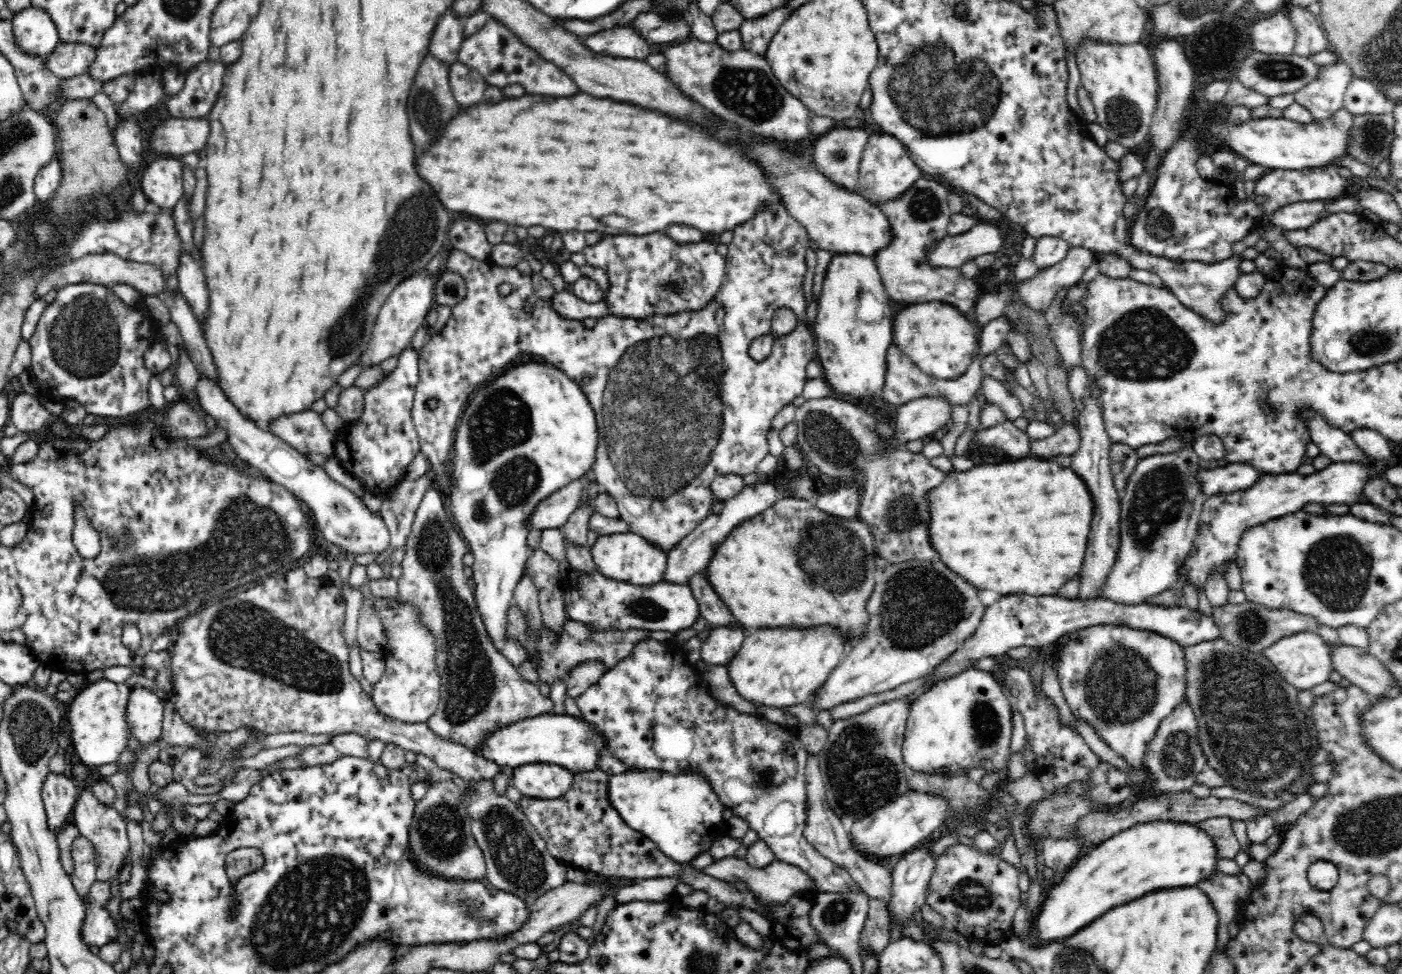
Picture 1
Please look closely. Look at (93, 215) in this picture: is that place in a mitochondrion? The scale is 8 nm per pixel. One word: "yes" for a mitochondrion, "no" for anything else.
no

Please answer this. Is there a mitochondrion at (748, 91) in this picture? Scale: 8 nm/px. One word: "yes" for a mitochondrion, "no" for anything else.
yes

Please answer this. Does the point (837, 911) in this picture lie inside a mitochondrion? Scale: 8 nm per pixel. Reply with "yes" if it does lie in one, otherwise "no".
yes

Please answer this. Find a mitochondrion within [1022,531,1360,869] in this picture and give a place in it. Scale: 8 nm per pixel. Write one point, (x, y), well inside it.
(1250, 725)

